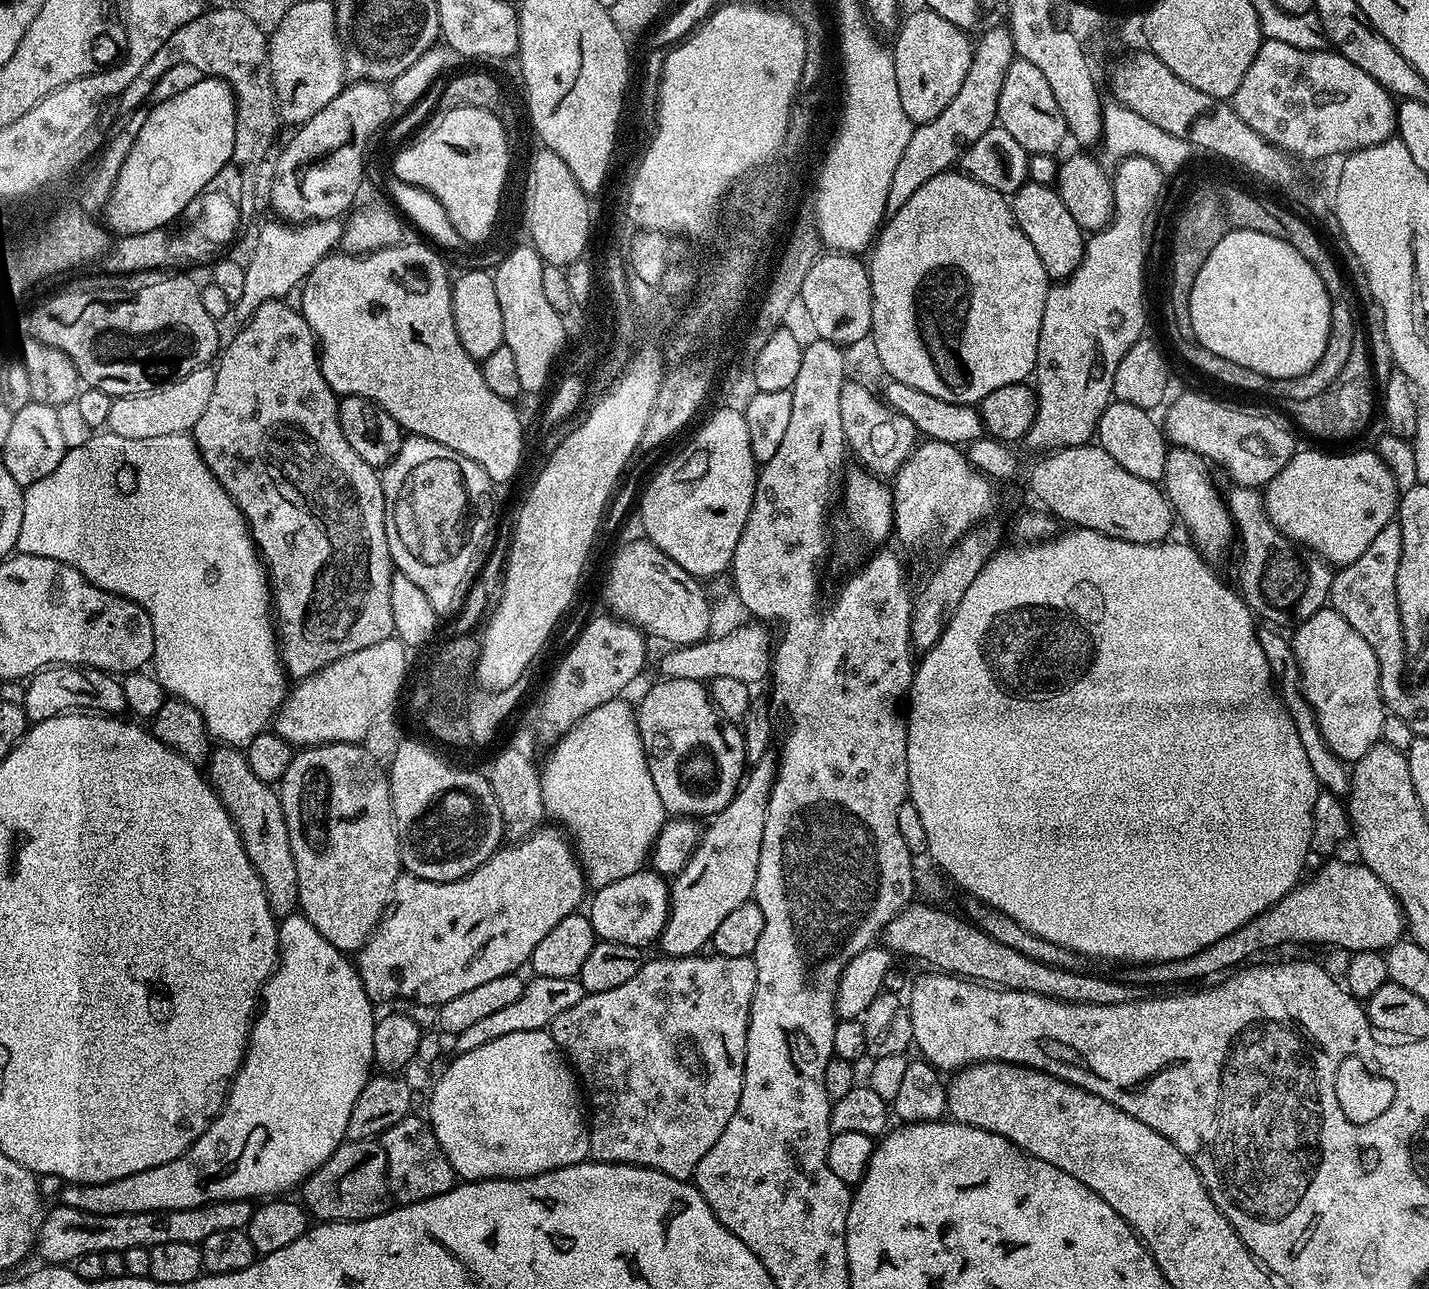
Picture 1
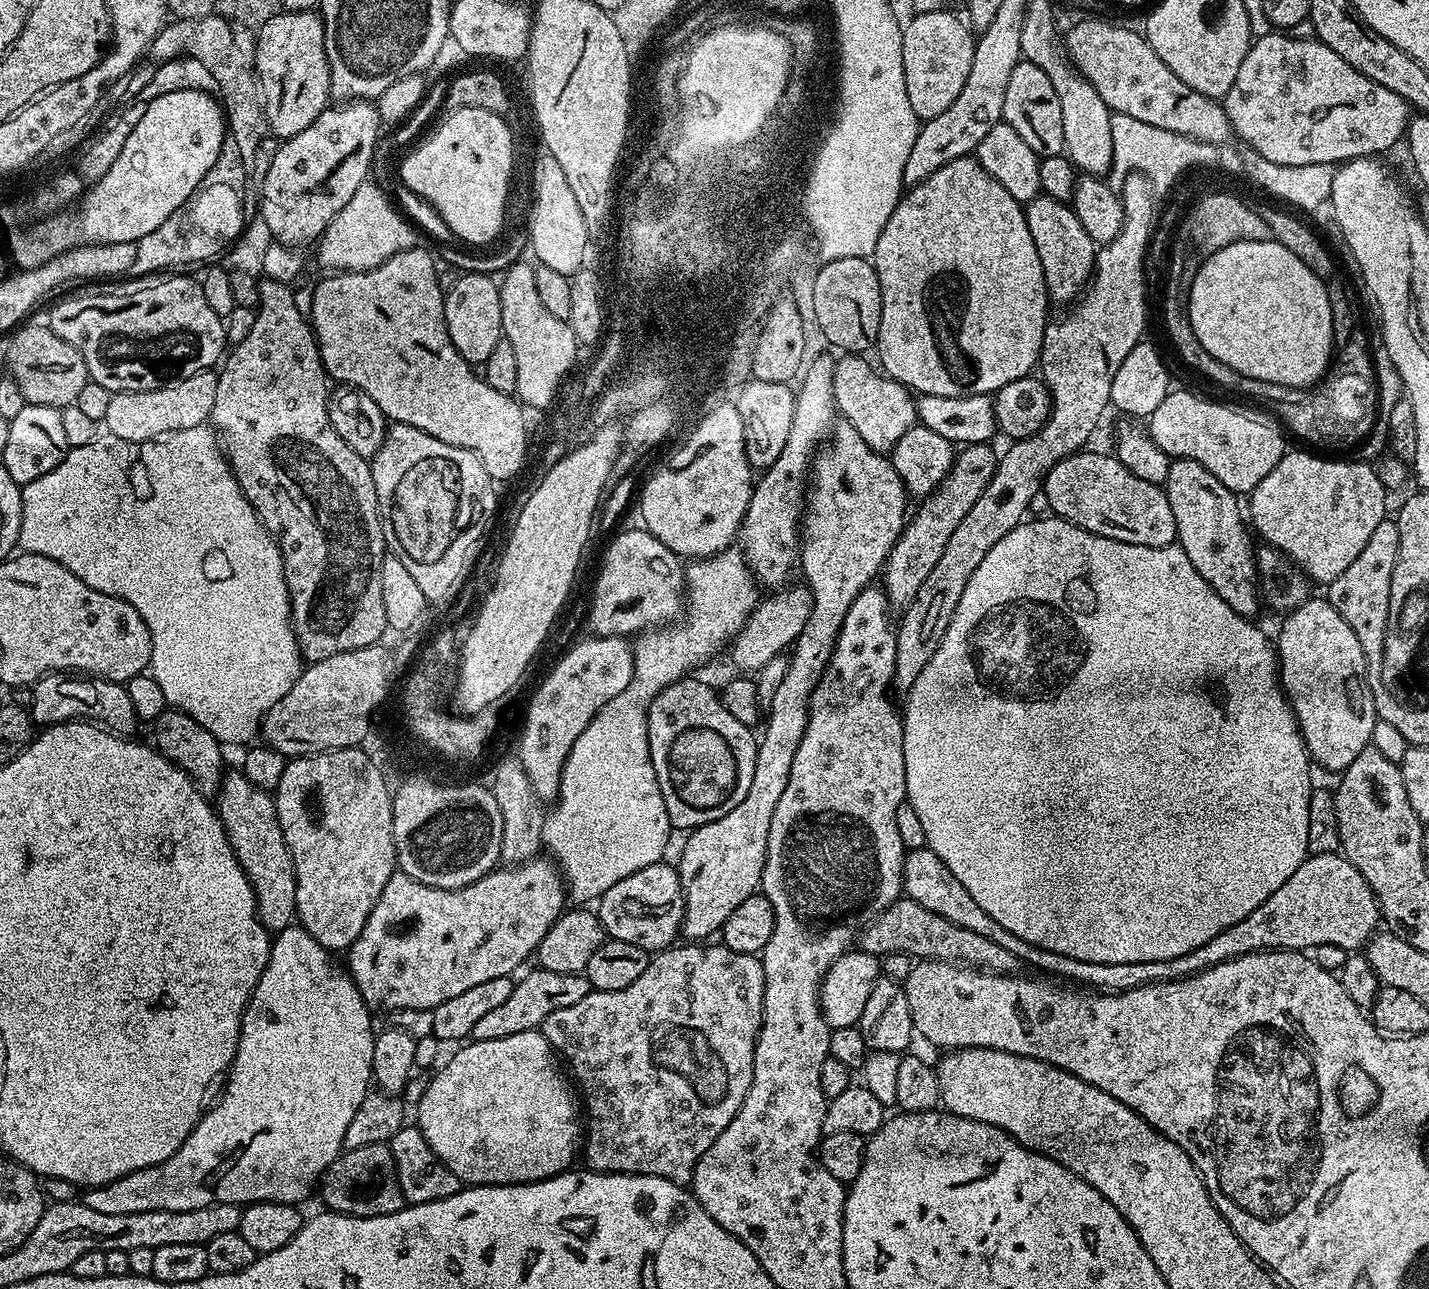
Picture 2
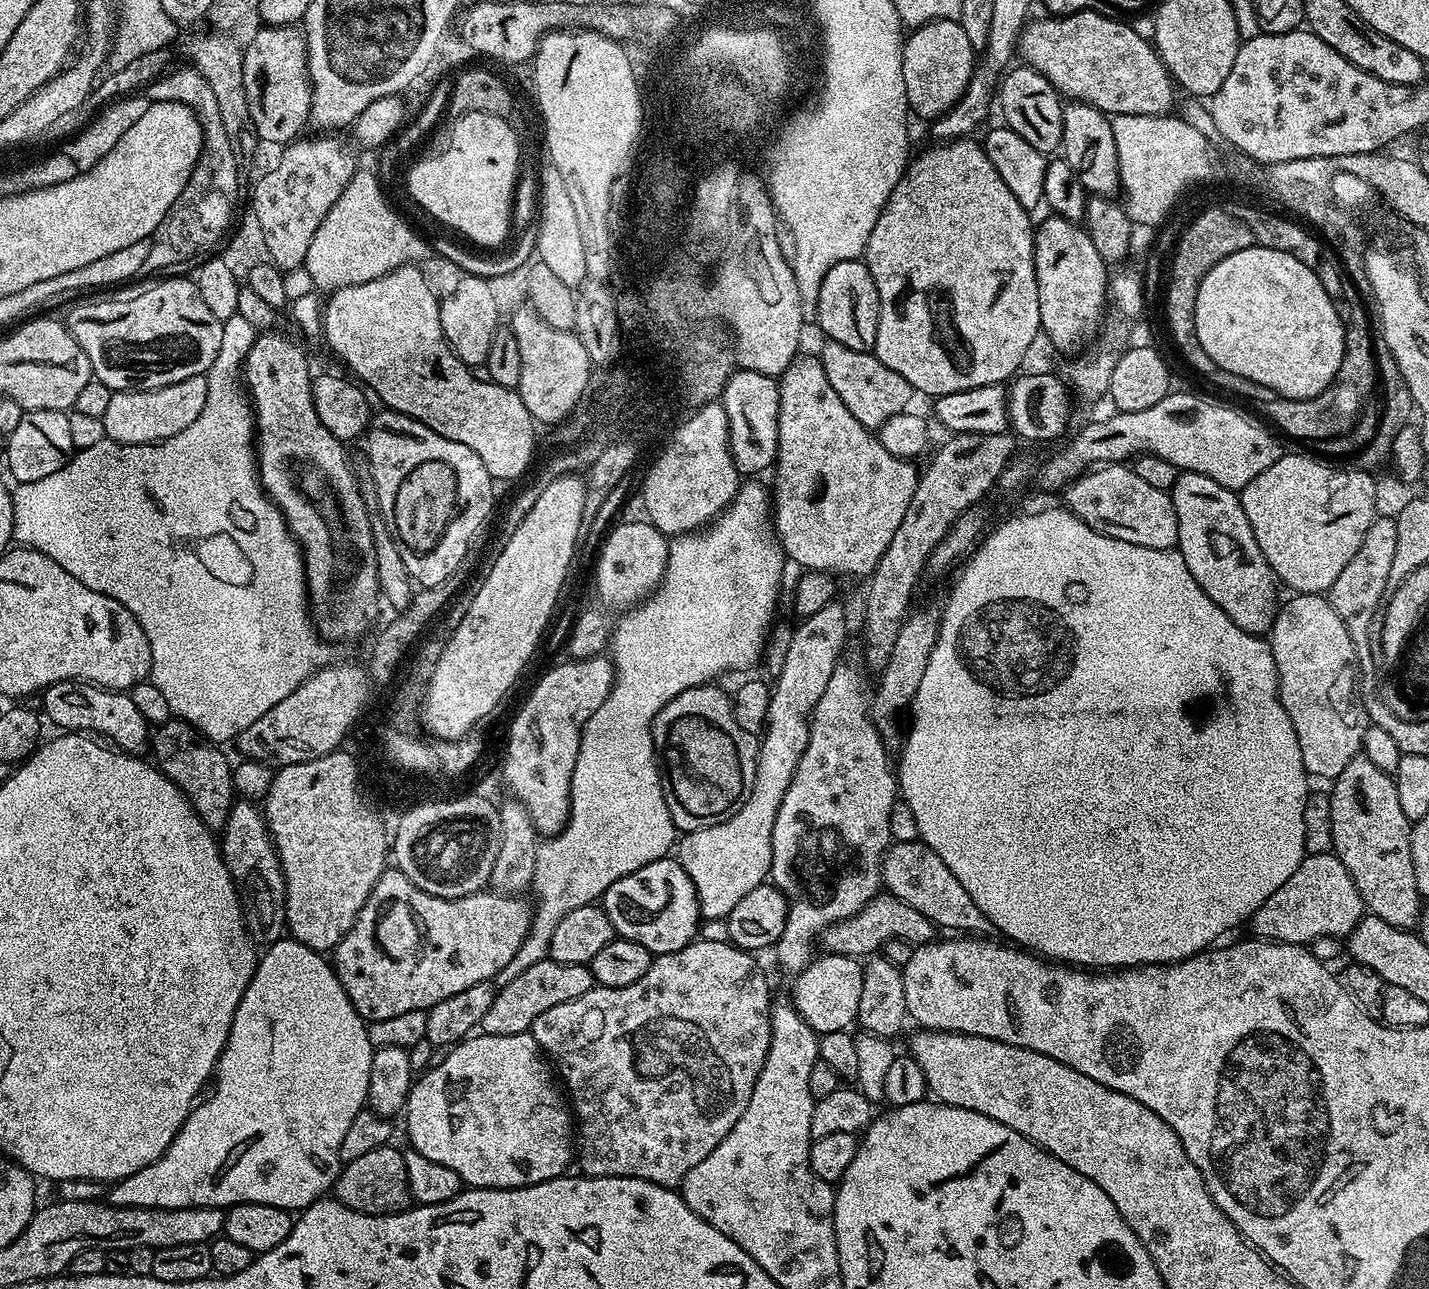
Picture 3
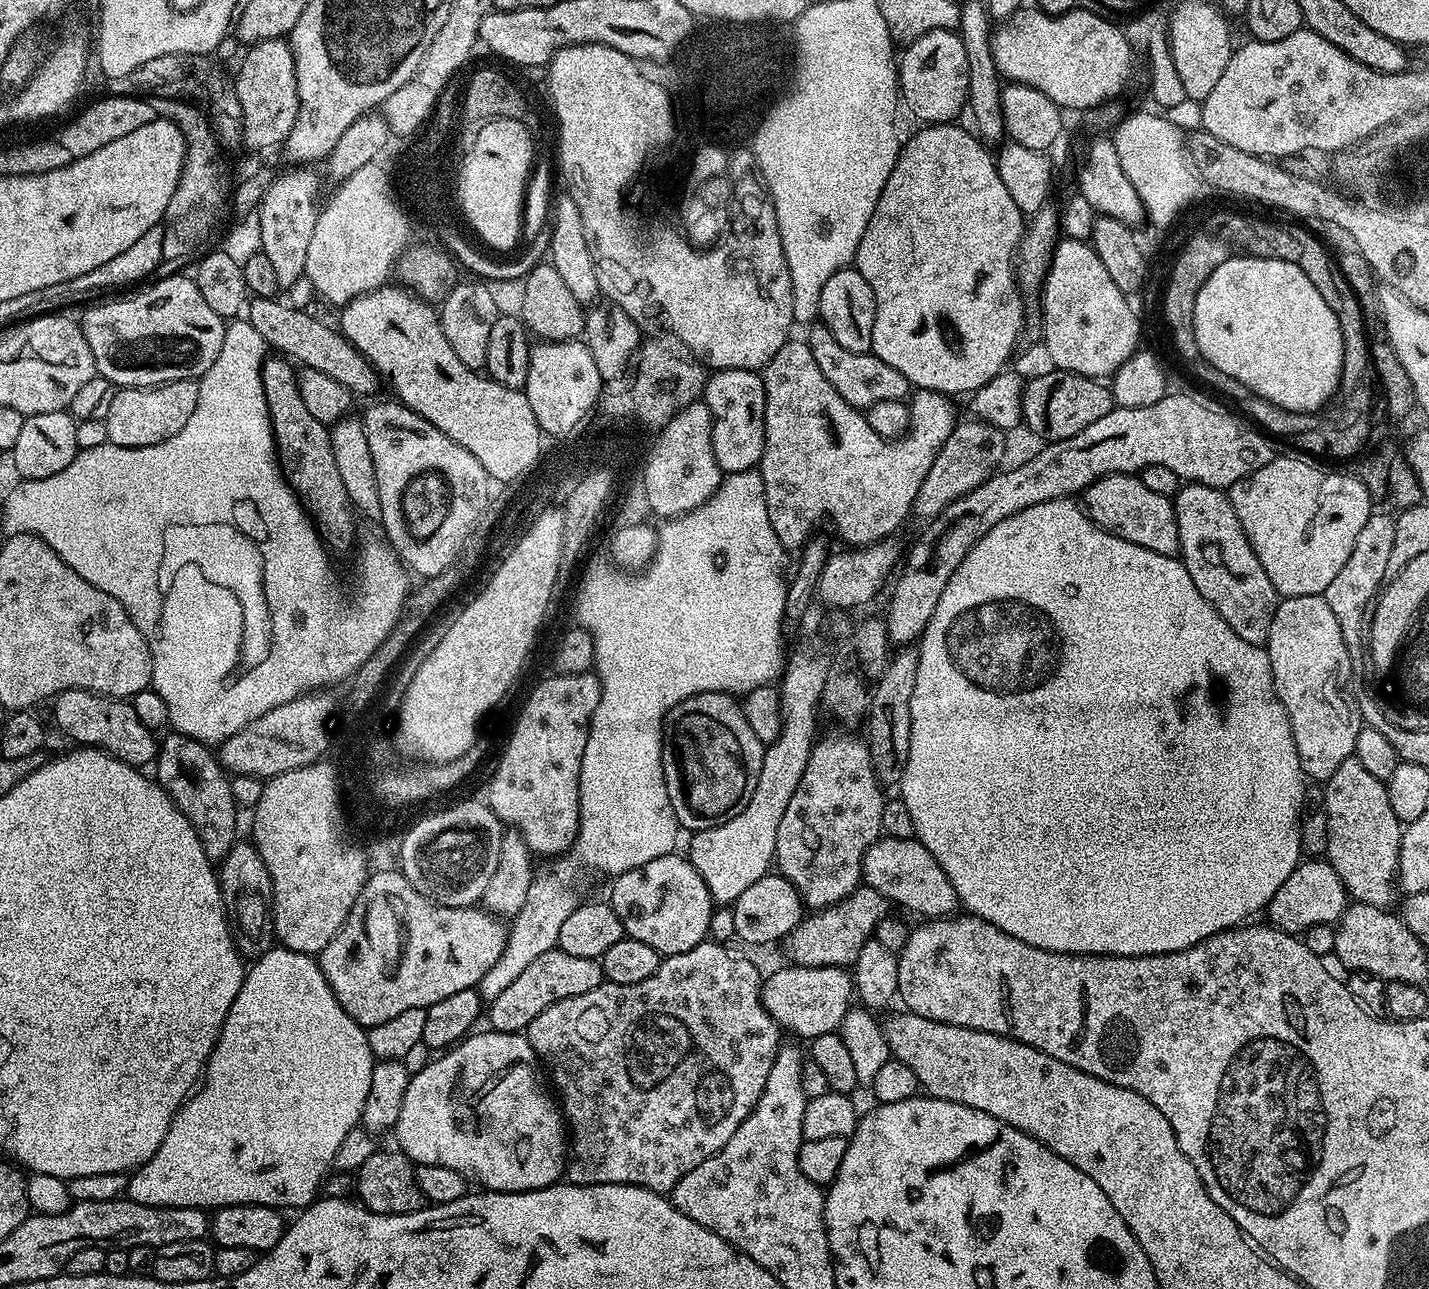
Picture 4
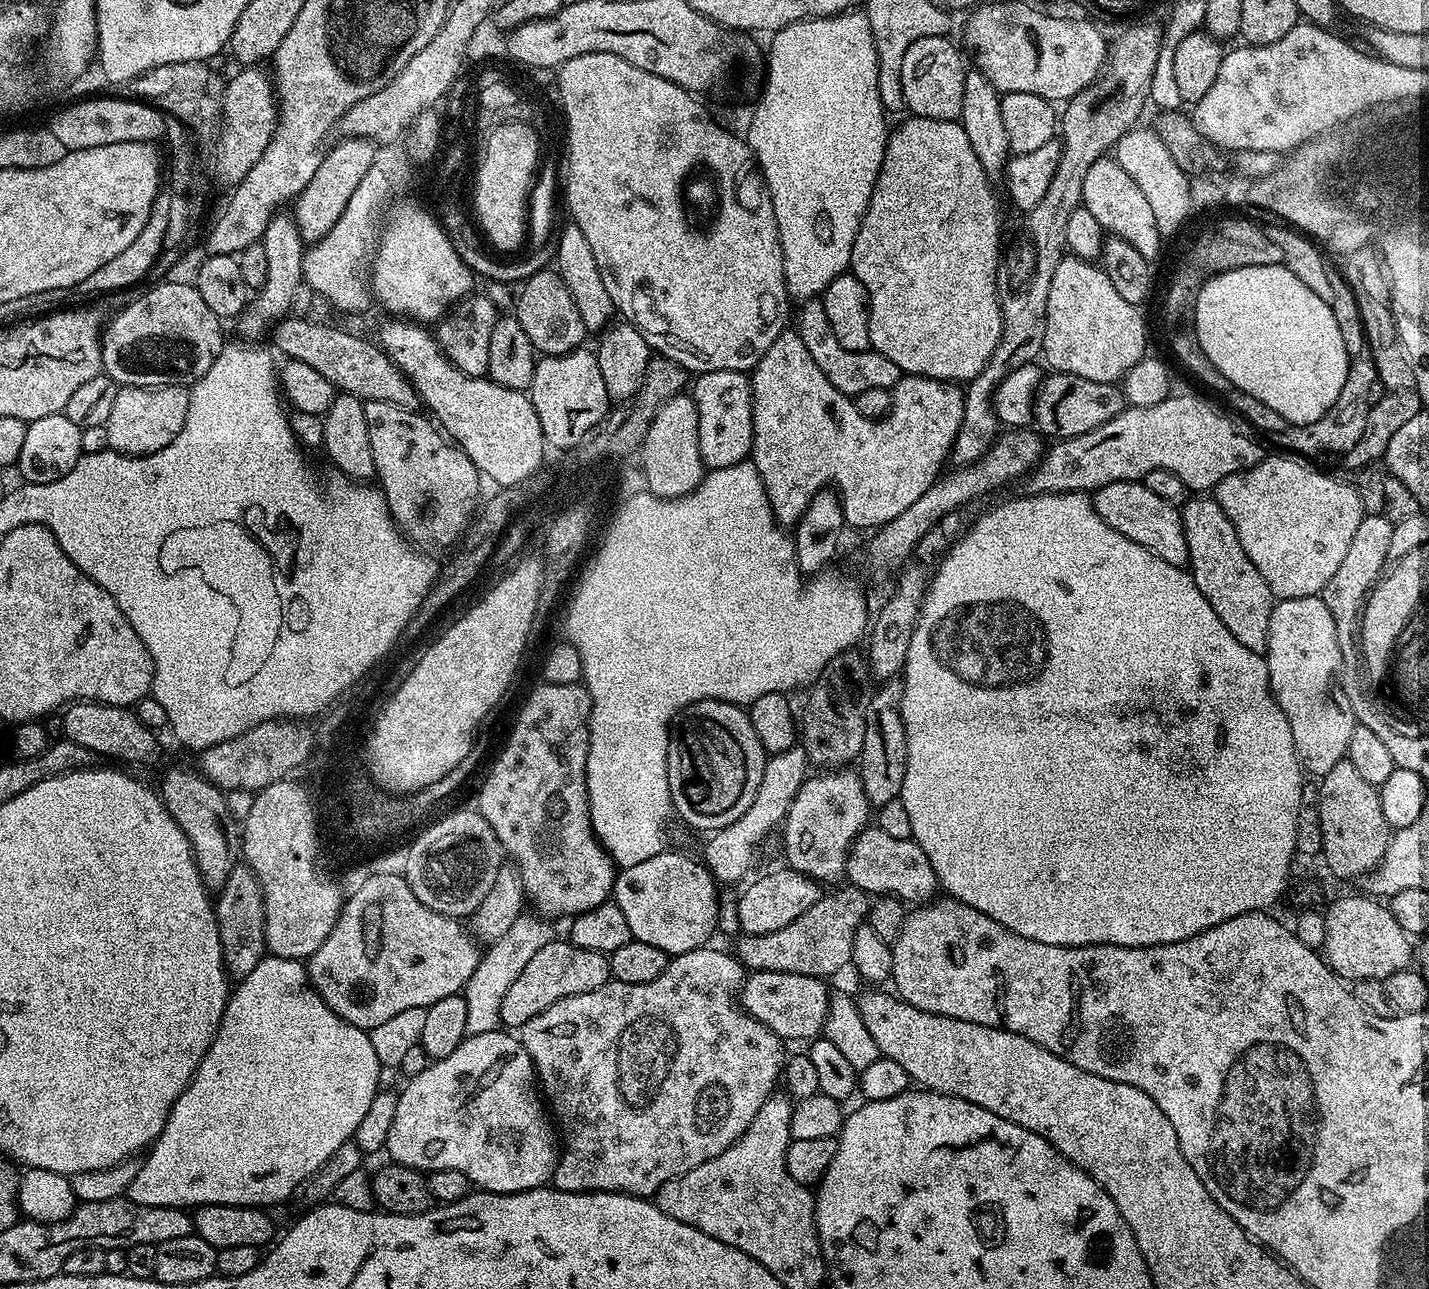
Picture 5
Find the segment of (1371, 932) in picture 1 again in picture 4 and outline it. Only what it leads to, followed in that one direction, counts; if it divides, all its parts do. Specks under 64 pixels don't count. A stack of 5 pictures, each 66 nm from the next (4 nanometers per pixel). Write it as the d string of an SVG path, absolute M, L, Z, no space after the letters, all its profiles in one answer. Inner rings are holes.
M884 836L876 840L864 855L863 883L869 888L878 890L893 905L901 904L908 912L917 912L920 918L939 920L948 918L961 907L954 886L950 886L950 878L946 878L946 870L938 866L934 854L922 846L915 838L894 838ZM1308 858L1297 864L1290 878L1278 886L1278 894L1274 894L1268 903L1266 920L1283 932L1303 934L1310 926L1335 925L1349 903L1349 894L1334 866L1324 858Z

